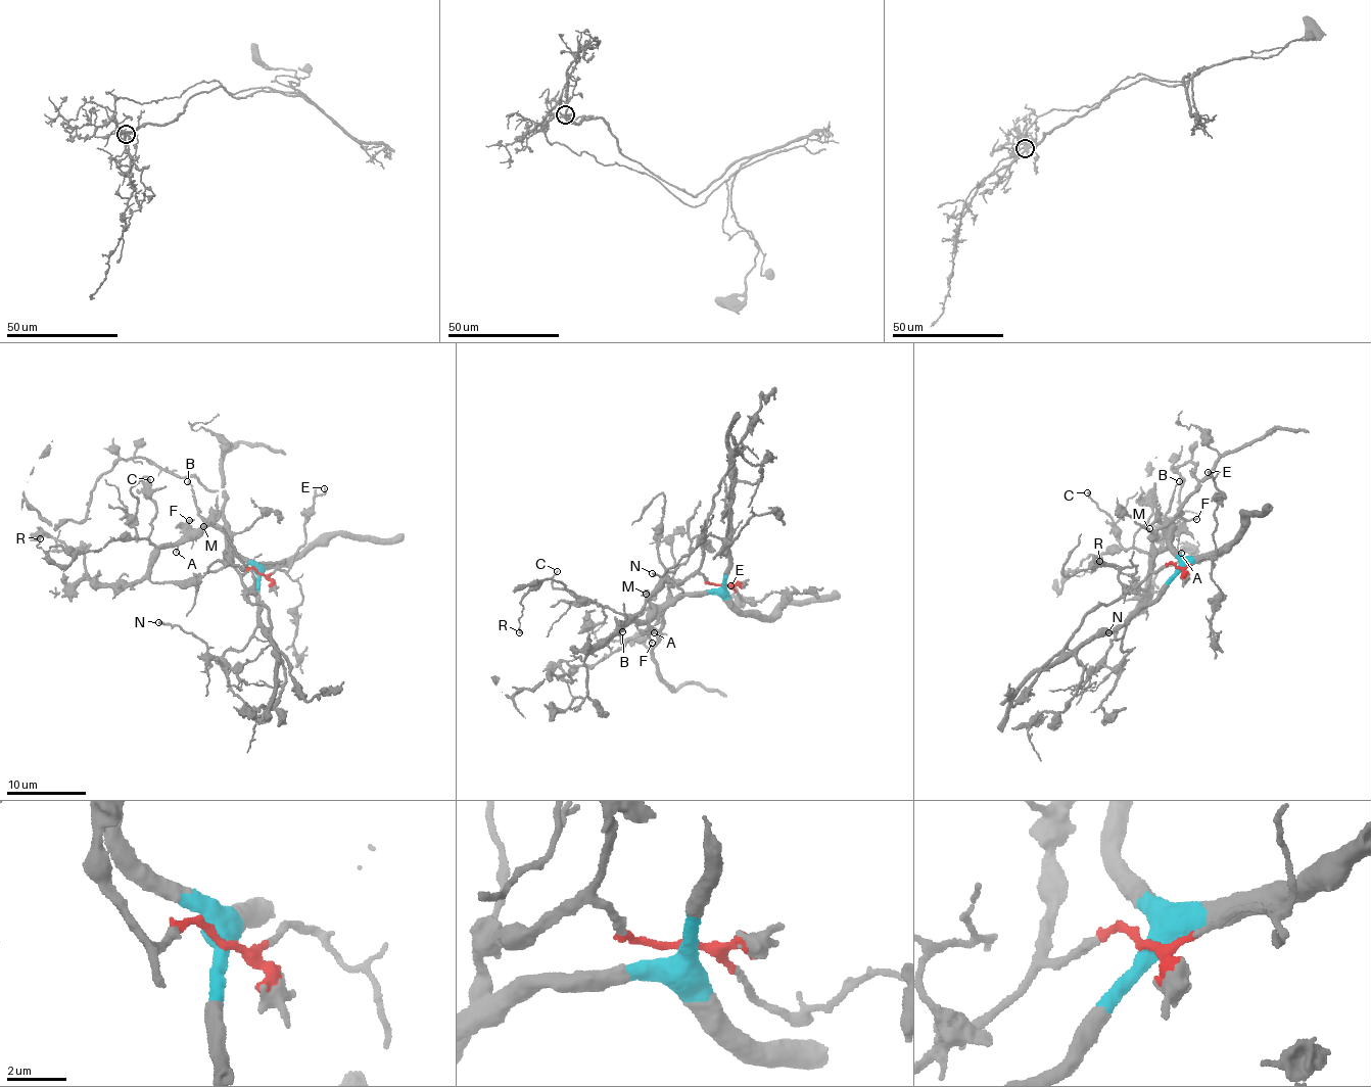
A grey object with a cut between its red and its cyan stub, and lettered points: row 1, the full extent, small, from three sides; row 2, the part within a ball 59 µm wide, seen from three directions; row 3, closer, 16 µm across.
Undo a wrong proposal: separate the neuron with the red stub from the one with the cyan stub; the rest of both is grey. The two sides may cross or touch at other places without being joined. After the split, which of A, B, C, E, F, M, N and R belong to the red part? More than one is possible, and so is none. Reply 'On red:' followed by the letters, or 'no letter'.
On red: E

